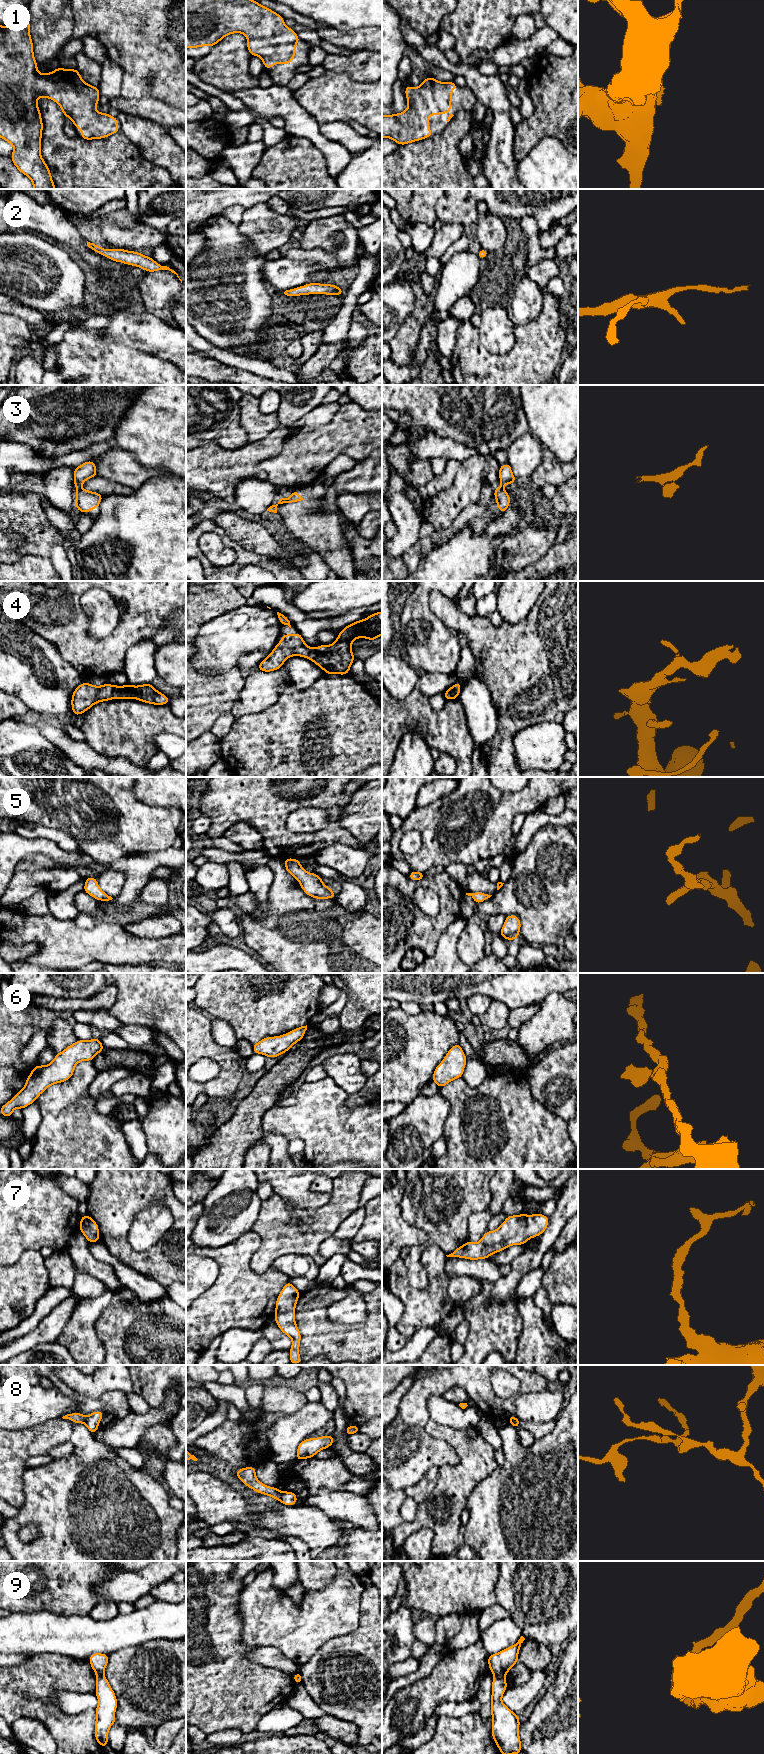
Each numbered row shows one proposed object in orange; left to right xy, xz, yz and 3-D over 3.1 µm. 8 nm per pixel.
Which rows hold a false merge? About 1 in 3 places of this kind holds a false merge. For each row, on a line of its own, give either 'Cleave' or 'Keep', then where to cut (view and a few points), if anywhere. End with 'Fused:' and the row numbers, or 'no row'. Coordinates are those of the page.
1: Keep. No split
2: Keep. No split
3: Cleave. Split along xy (79, 487), (77, 489)
4: Keep. No split
5: Keep. No split
6: Keep. No split
7: Keep. No split
8: Cleave. Split along xz (282, 1492), (279, 1499)
9: Cleave. Split along yz (494, 1674), (504, 1675)
Fused: 3, 8, 9

